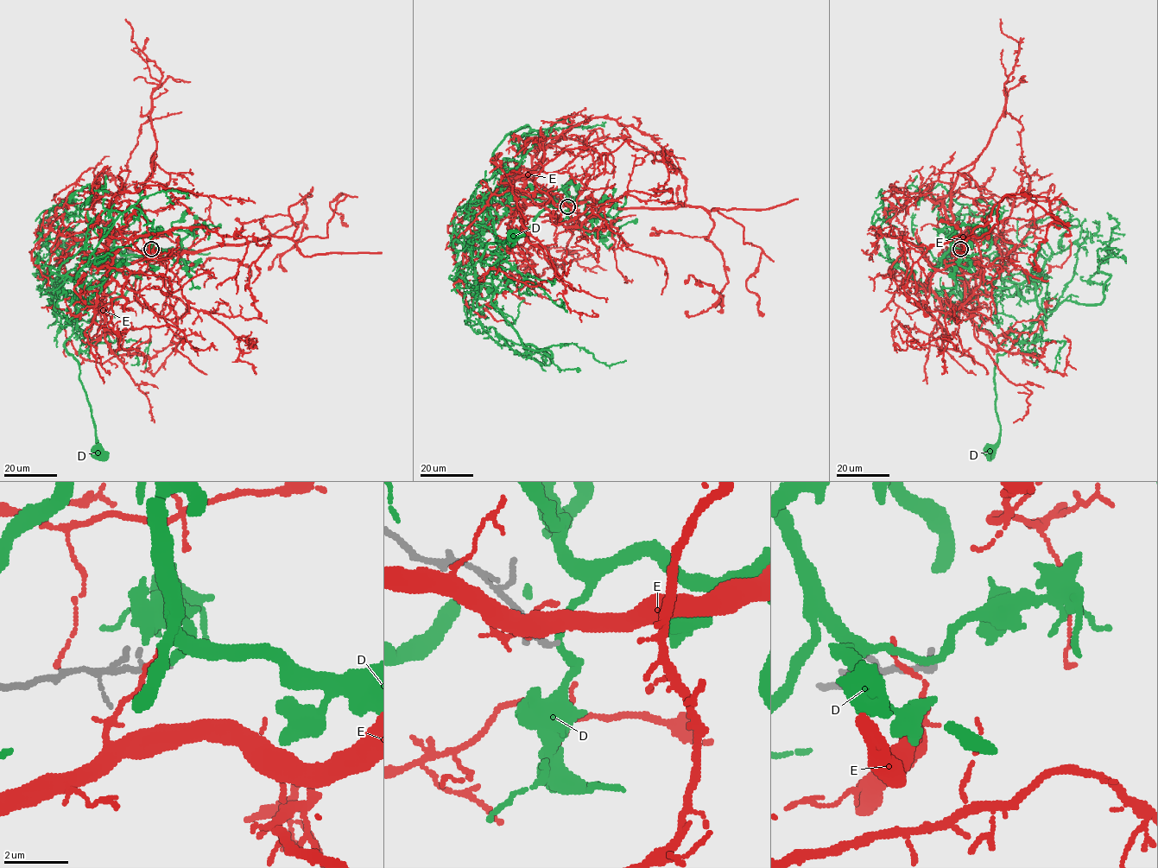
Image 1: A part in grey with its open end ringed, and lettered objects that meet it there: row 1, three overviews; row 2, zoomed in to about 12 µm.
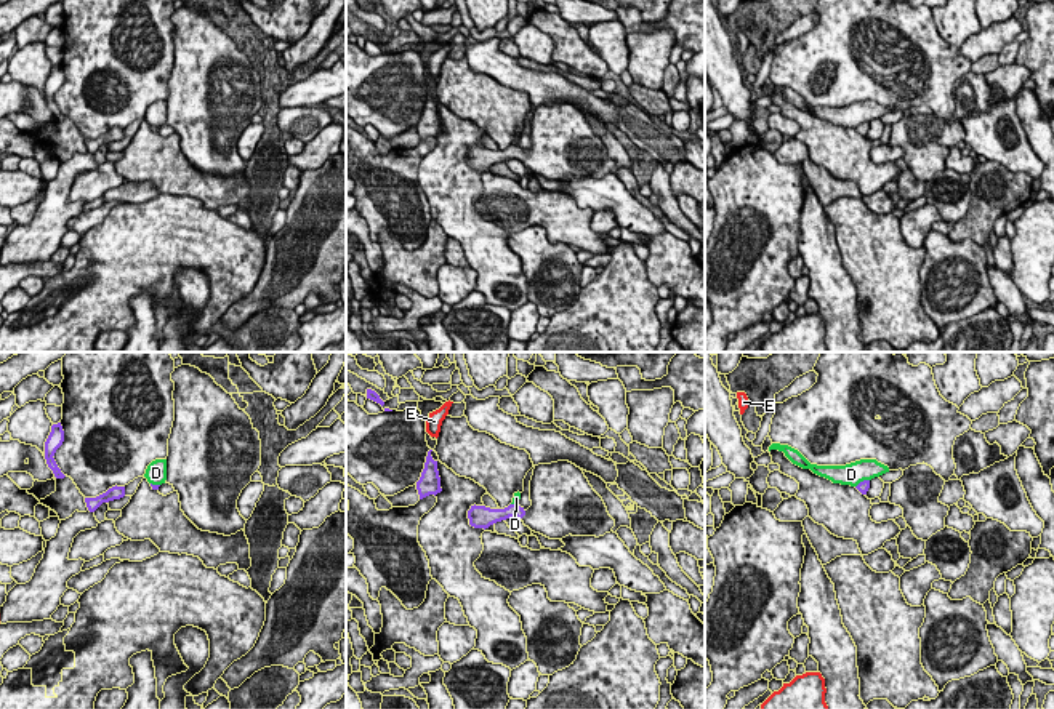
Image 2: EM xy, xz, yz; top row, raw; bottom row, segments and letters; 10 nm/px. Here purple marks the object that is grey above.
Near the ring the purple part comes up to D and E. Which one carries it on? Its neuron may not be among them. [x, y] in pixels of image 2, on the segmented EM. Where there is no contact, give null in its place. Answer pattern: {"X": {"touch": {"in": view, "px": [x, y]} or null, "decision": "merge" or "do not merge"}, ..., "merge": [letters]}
{"D": {"touch": {"in": "yz", "px": [864, 480]}, "decision": "do not merge"}, "E": {"touch": null, "decision": "do not merge"}, "merge": []}

